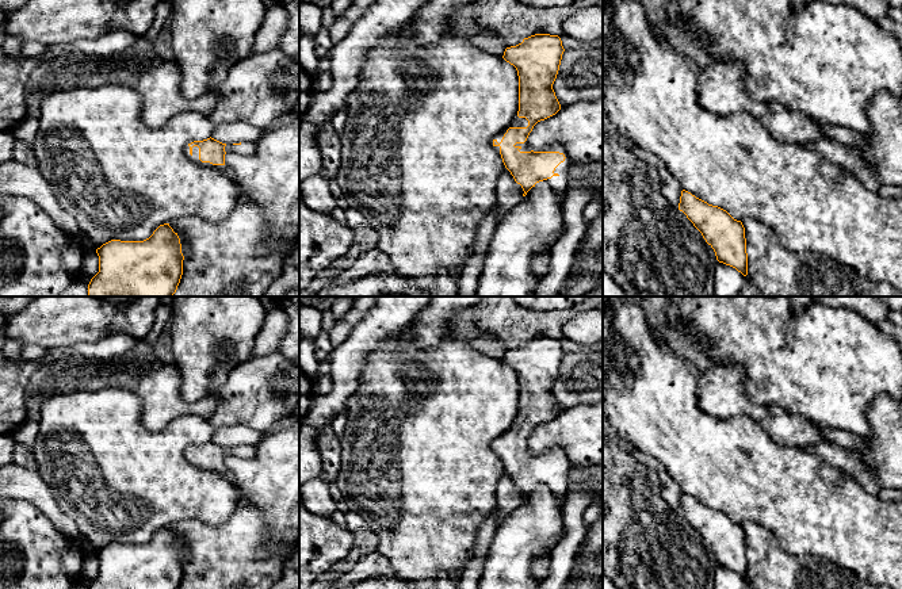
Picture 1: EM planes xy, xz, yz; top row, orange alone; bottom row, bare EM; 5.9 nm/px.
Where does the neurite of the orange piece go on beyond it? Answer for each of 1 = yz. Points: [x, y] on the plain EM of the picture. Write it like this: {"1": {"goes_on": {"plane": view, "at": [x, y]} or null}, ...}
{"1": {"goes_on": null}}

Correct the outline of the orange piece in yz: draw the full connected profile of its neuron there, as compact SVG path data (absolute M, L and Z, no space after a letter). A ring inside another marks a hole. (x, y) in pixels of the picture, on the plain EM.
M685 493L681 494L679 513L702 536L719 566L735 571L744 580L748 578L745 531L741 524Z

